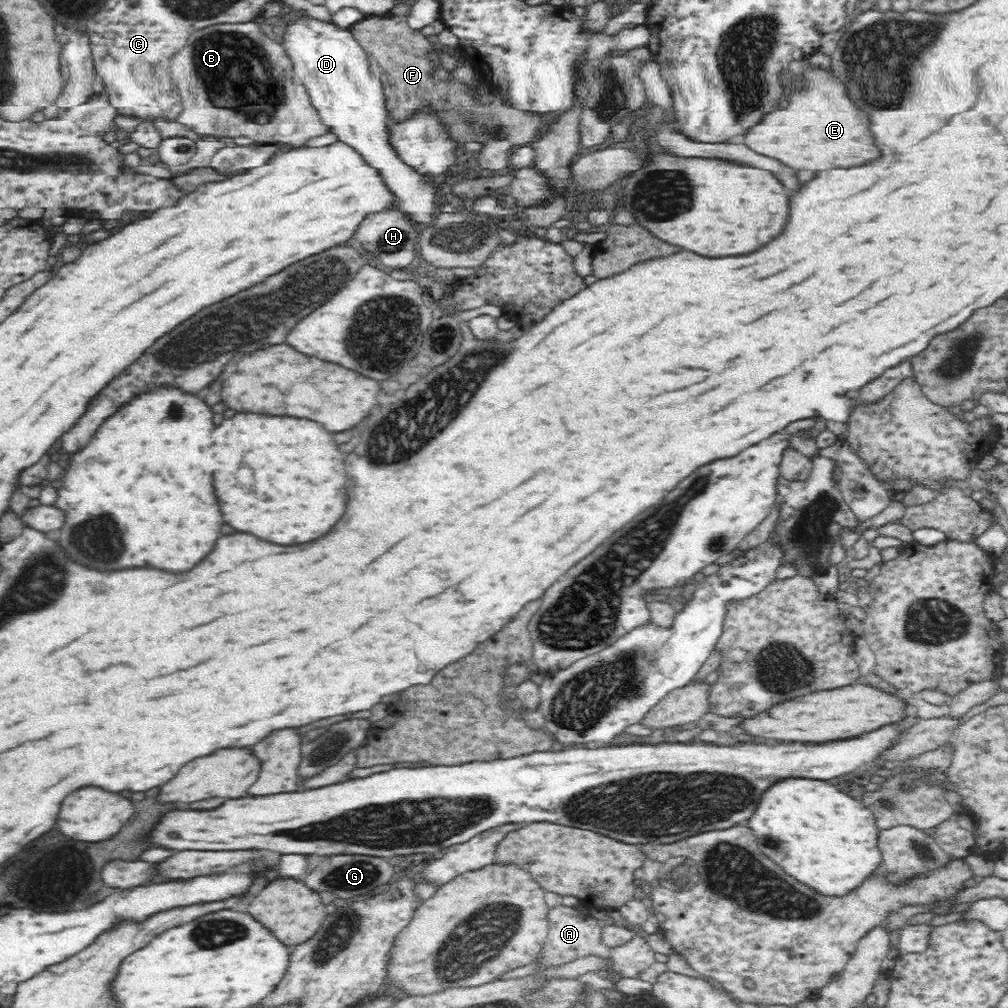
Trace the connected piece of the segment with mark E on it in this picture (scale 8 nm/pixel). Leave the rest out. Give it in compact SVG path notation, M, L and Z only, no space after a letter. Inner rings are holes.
M810 66L806 77L812 82L812 98L808 98L802 108L784 108L764 116L760 124L746 132L744 144L758 154L776 158L796 170L820 172L830 168L852 168L880 158L880 150L870 134L870 118L848 98L846 86L828 69L823 70L818 66ZM818 84L822 86L822 92Z

